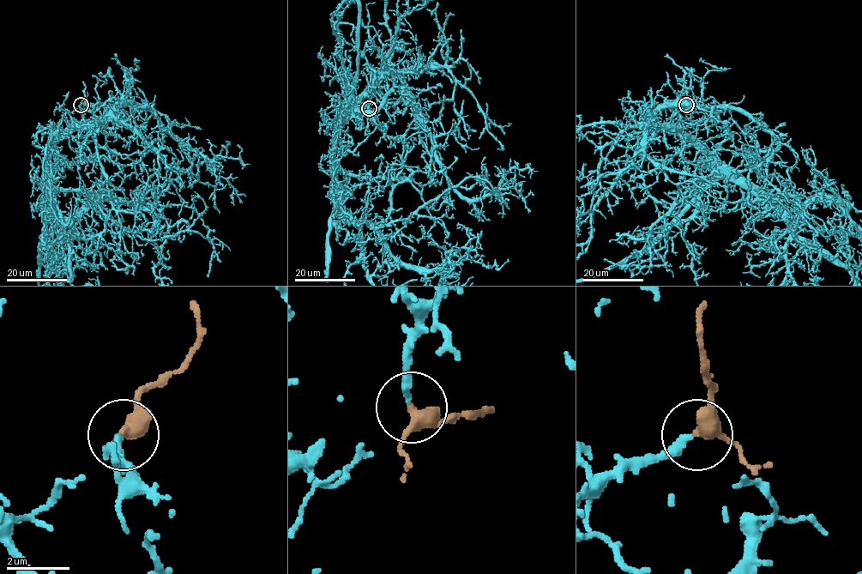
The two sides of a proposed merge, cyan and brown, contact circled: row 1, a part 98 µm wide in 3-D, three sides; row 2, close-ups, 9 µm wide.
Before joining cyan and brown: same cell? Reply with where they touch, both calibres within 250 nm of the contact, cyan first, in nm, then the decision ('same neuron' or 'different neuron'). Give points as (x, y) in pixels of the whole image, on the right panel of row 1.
place (686, 105); calibres 260 and 400 nm; same neuron

